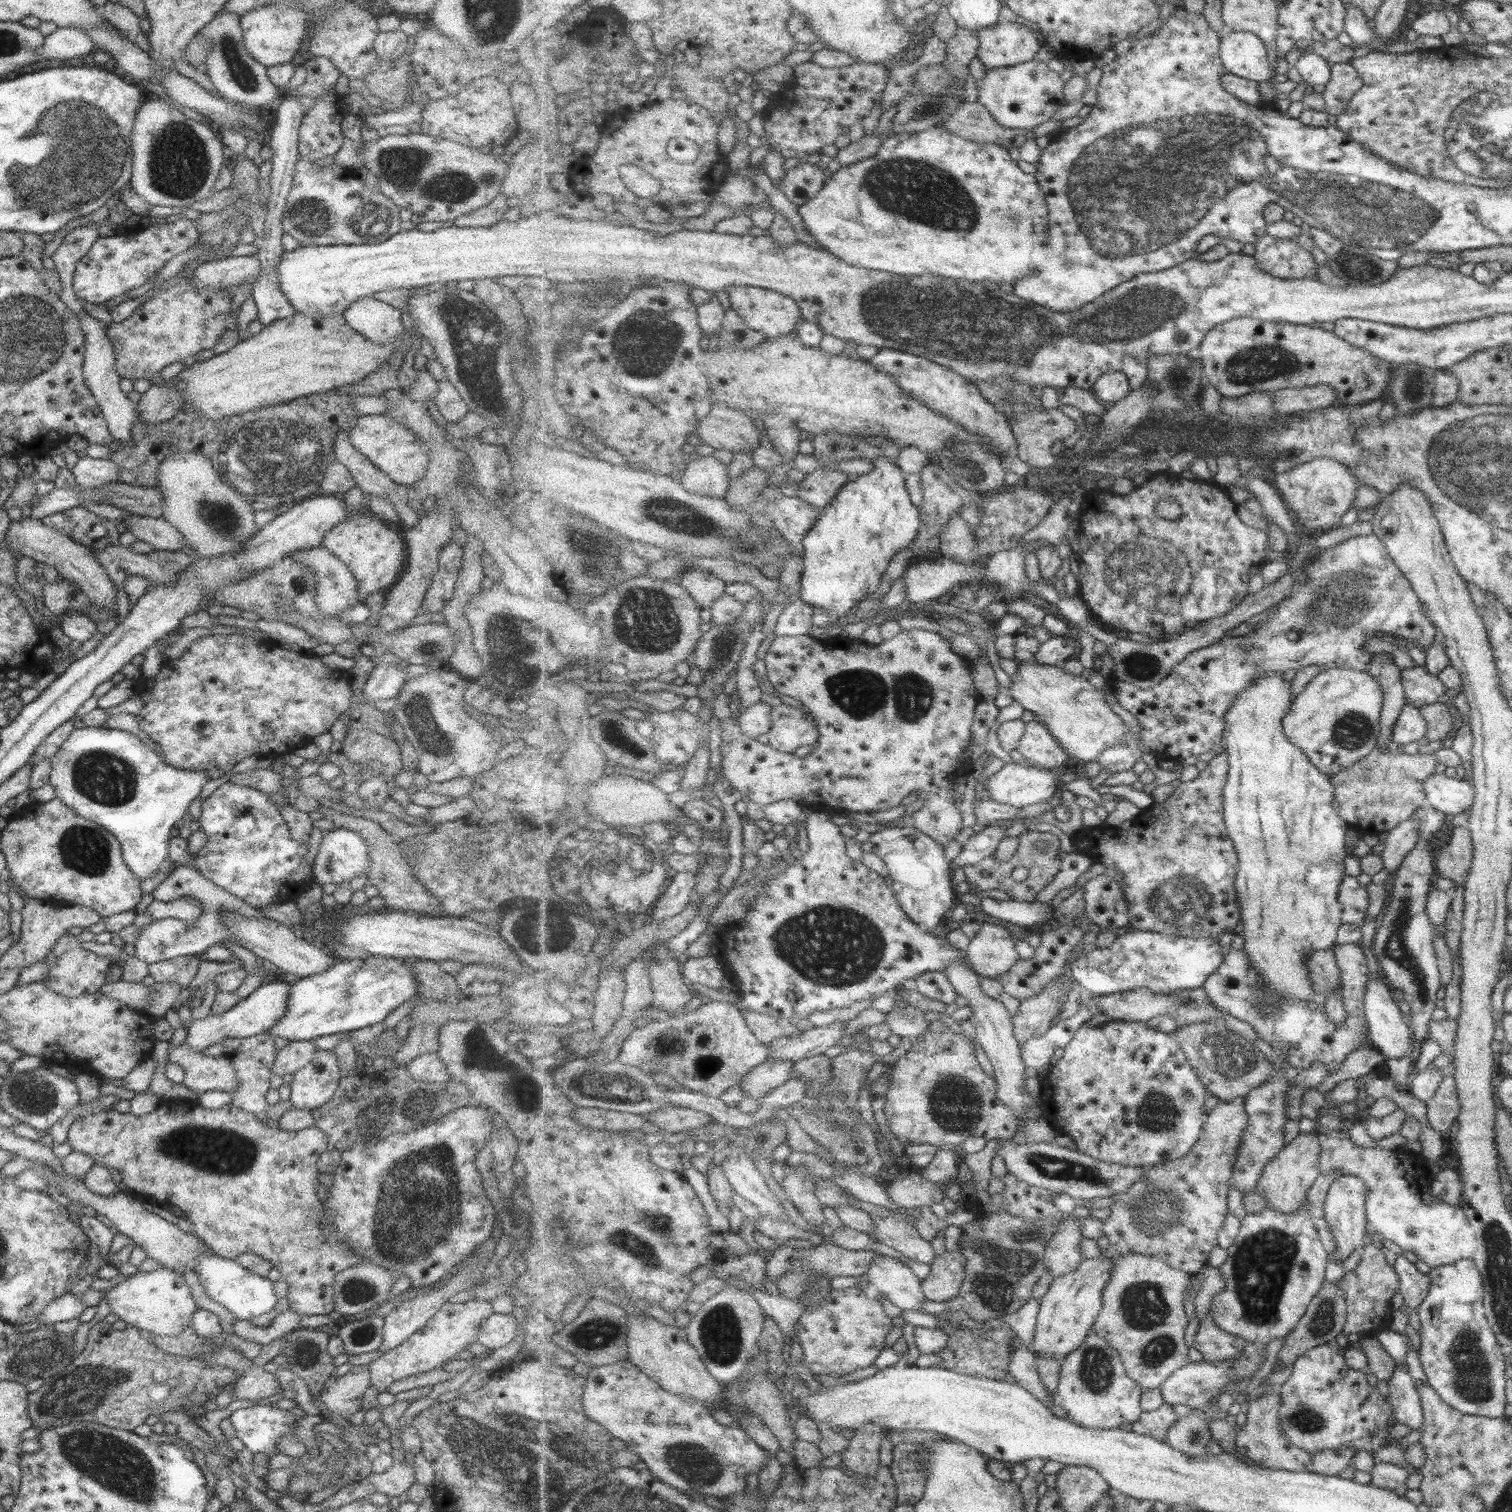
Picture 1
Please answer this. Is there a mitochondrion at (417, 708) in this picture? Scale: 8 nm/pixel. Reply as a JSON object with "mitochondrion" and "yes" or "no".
{"mitochondrion":"yes"}

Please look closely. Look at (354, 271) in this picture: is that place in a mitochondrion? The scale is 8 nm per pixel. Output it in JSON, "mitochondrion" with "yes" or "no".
{"mitochondrion":"no"}

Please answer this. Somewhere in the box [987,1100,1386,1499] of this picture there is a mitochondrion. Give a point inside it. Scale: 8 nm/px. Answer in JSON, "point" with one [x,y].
{"point":[1261,1263]}

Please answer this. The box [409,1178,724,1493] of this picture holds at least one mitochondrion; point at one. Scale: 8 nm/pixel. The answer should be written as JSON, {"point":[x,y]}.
{"point":[656,1237]}

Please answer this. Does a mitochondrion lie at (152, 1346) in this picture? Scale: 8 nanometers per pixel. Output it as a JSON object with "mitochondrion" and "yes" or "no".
{"mitochondrion":"no"}

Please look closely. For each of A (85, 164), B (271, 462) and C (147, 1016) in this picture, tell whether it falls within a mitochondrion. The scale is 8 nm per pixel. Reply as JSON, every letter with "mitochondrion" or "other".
{"A":"mitochondrion","B":"mitochondrion","C":"other"}

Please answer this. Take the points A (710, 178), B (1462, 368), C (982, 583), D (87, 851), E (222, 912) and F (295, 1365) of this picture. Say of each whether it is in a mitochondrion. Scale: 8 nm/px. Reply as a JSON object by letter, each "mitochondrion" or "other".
{"A":"other","B":"other","C":"other","D":"mitochondrion","E":"other","F":"other"}

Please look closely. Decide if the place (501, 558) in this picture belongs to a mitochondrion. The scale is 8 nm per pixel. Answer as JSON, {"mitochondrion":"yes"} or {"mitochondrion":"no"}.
{"mitochondrion":"no"}

